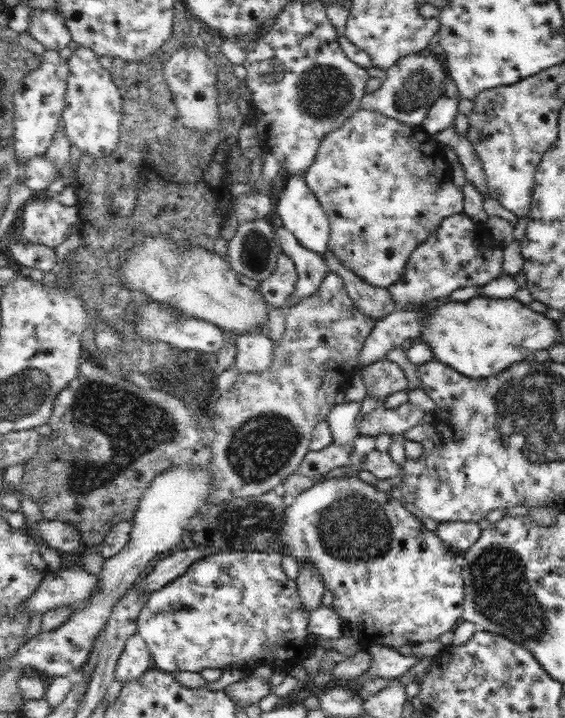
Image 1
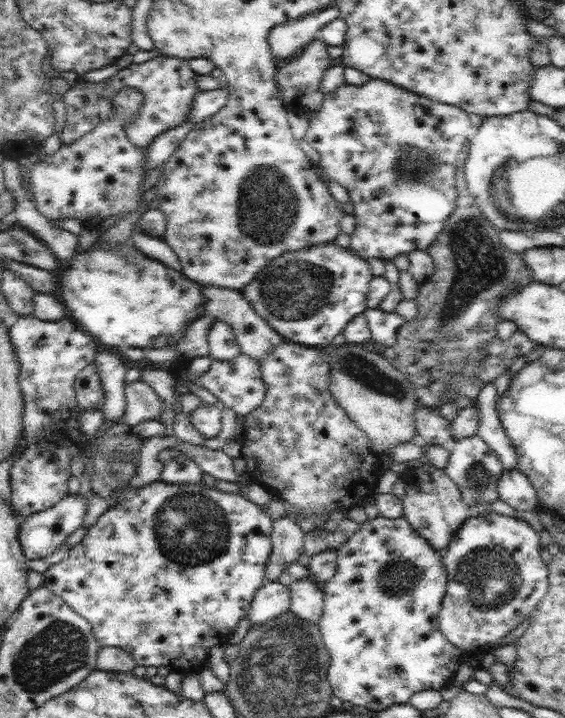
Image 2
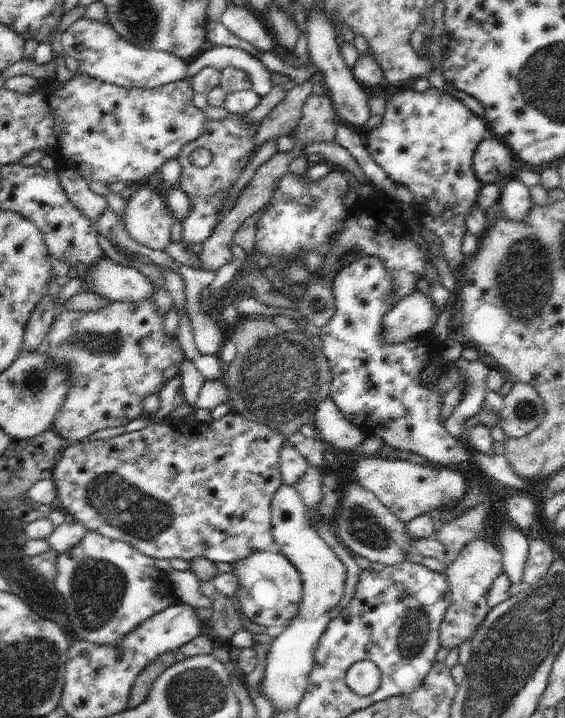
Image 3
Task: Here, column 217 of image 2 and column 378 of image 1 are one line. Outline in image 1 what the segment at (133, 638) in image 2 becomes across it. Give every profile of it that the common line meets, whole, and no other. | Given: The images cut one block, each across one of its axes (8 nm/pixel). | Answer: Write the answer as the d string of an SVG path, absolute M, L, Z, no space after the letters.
M326 478L302 492L286 508L286 526L280 534L282 544L292 554L292 562L298 566L302 562L312 562L326 590L334 592L332 608L344 620L344 634L354 636L364 652L372 650L374 644L398 648L404 644L436 642L442 634L454 632L454 628L464 620L464 576L462 566L456 562L450 546L430 532L416 510L406 502L390 498L390 494L362 482L360 478Z

